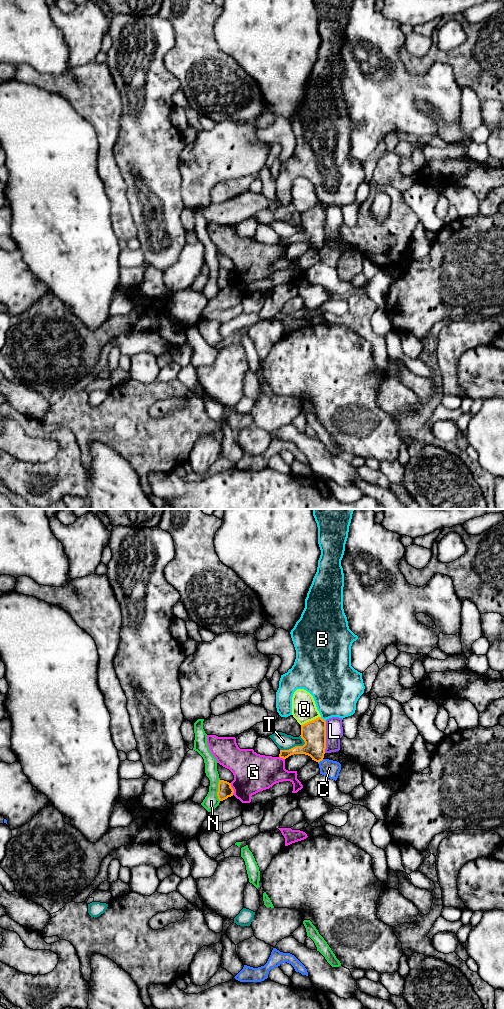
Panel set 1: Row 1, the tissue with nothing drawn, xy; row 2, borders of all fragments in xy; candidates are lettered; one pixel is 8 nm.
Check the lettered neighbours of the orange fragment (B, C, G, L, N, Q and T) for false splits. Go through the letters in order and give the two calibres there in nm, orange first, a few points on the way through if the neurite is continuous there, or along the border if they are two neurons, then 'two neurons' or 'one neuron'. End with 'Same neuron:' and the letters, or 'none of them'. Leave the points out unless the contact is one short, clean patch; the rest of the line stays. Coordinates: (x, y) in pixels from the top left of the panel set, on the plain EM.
B: 200 nm thick on the orange side, 360 nm on the other; two neurons
C: 200 nm thick on the orange side, 140 nm on the other; border along xy (323, 247), (318, 251); two neurons
G: 120 nm thick on the orange side, 300 nm on the other; two neurons
L: 200 nm thick on the orange side, 140 nm on the other; two neurons
N: 120 nm thick on the orange side, 120 nm on the other; border along xy (219, 267), (217, 285), (220, 288); two neurons
Q: 200 nm thick on the orange side, 200 nm on the other; two neurons
T: 200 nm thick on the orange side, 130 nm on the other; two neurons
Same neuron: none of them

